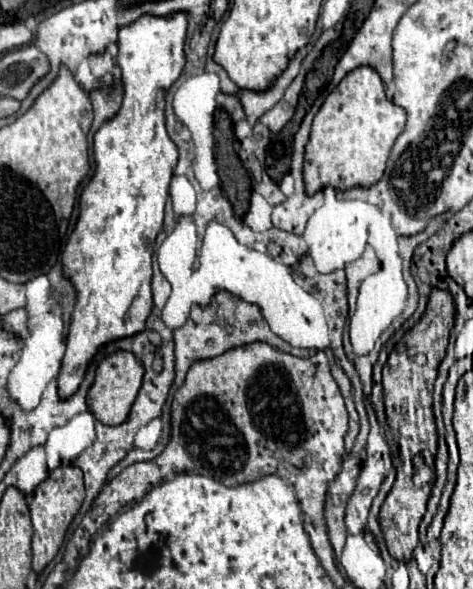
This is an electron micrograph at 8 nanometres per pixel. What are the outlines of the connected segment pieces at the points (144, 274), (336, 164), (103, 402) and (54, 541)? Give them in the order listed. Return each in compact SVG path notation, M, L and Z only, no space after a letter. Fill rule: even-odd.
M174 12L166 18L144 14L132 24L120 26L118 30L118 56L116 62L122 70L122 106L114 118L106 120L94 134L94 160L96 170L92 180L84 186L80 194L80 214L72 236L68 238L66 250L62 254L64 274L72 280L78 300L72 312L72 322L68 330L68 346L58 374L58 390L62 398L74 394L82 382L82 374L90 364L96 350L112 340L134 336L144 330L146 318L152 310L152 246L162 230L164 206L168 200L168 184L178 160L178 148L166 132L164 104L168 88L178 80L186 64L184 44L186 44L188 12Z
M372 66L350 70L314 116L304 154L306 192L314 194L324 186L346 190L350 186L372 186L378 182L404 124L406 112L386 98L380 74Z
M124 350L112 352L104 360L100 360L96 368L96 378L88 390L86 406L98 422L108 426L118 426L126 420L130 406L134 404L134 398L140 390L140 384L142 384L142 362L138 362L130 352L124 352Z
M74 464L58 466L56 470L48 472L48 478L34 490L32 502L30 502L30 514L34 524L34 536L32 536L32 568L34 572L42 572L44 566L58 554L66 528L70 526L72 518L80 510L80 504L84 500L84 478L82 470Z

